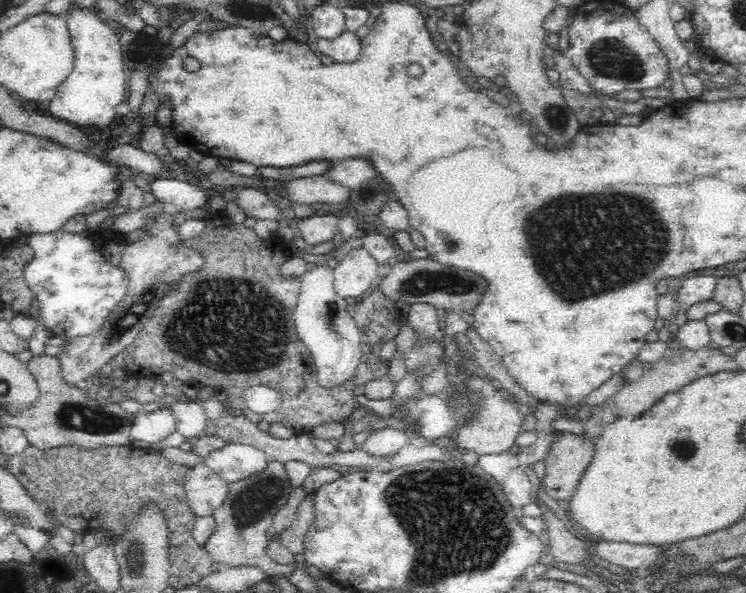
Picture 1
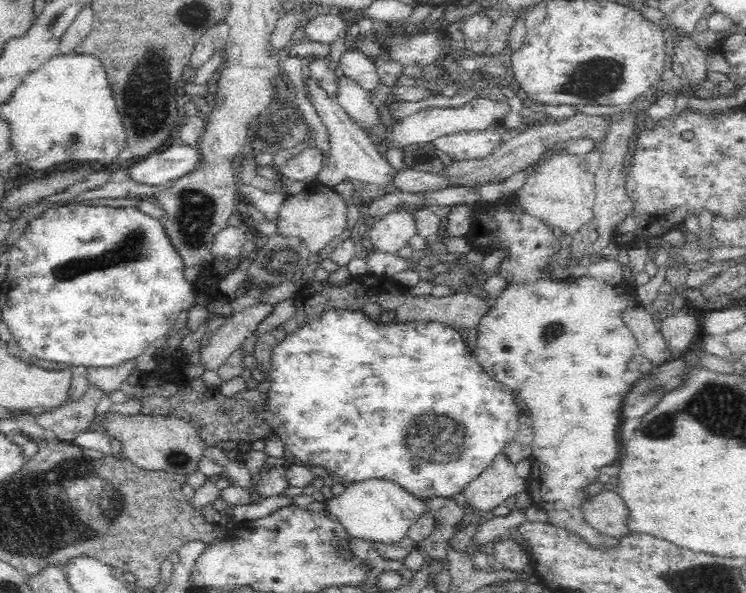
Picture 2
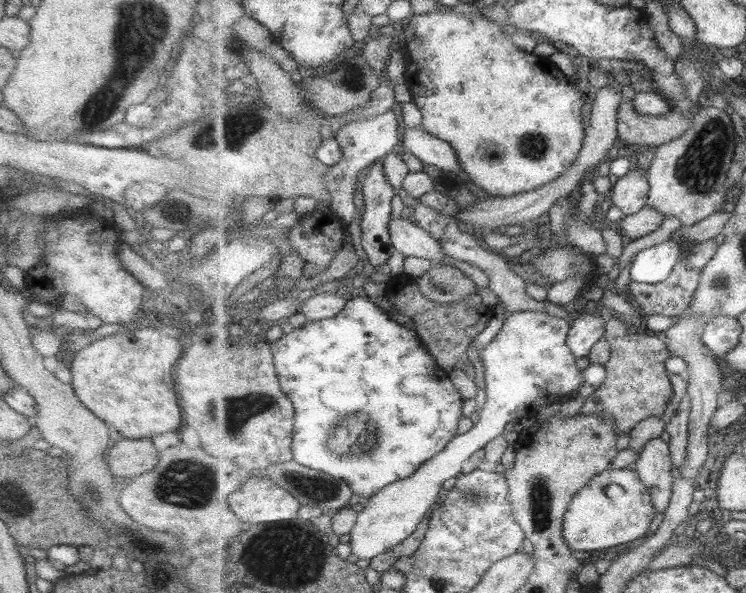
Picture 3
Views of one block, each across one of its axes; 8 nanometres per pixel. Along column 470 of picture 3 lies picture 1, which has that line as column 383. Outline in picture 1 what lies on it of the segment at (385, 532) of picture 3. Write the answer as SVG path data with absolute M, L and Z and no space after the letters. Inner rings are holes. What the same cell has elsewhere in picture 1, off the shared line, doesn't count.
M388 427L377 430L368 436L367 440L362 444L362 450L368 456L390 458L390 456L394 456L398 450L402 450L402 447L408 442L406 433Z

